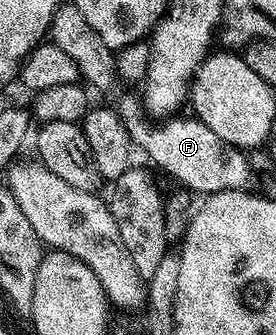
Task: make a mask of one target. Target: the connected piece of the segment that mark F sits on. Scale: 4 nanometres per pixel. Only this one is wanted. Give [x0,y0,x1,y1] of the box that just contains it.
[122,108,254,193]

